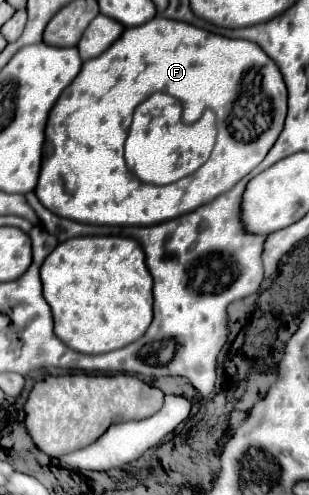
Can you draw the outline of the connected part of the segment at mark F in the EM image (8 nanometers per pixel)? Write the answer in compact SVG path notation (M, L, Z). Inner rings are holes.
M154 17L140 27L128 27L124 35L112 47L108 47L108 51L104 51L104 55L88 59L76 79L62 91L58 103L48 115L44 131L46 141L42 147L42 169L34 193L40 203L54 215L80 223L156 225L170 221L226 193L266 157L284 127L286 97L288 93L280 69L256 43L214 35L190 23ZM156 91L168 93L182 103L184 123L198 121L204 109L212 109L218 123L218 141L210 159L194 175L184 177L168 187L152 187L140 183L128 173L124 163L124 141L132 113L142 103L142 99Z

